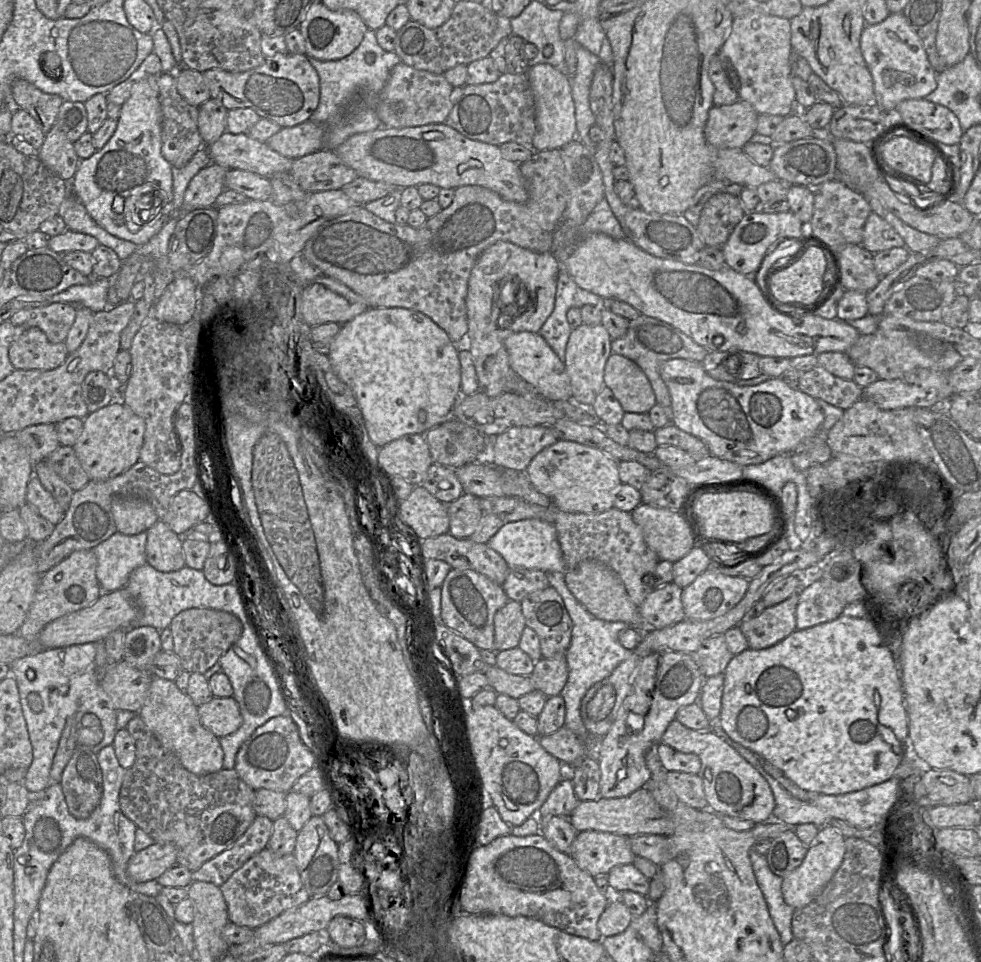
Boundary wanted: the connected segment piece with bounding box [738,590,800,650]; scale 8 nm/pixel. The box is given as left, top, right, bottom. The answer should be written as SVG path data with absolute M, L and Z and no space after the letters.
M800 590L782 603L766 608L759 617L741 622L738 627L745 636L749 649L770 648L797 630L796 608L799 597Z

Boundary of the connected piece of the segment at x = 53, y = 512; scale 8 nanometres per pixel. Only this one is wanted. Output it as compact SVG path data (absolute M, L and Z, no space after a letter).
M34 475L27 485L26 502L54 526L64 518L67 510L54 499Z

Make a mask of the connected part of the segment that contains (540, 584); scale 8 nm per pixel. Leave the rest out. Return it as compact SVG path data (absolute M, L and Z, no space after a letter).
M511 569L502 589L509 601L521 603L529 595L550 587L547 573L526 569Z

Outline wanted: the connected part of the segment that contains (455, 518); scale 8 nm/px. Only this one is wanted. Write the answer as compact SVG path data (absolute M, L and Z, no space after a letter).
M465 493L450 502L447 511L450 521L448 533L457 539L469 539L484 515L480 498Z

